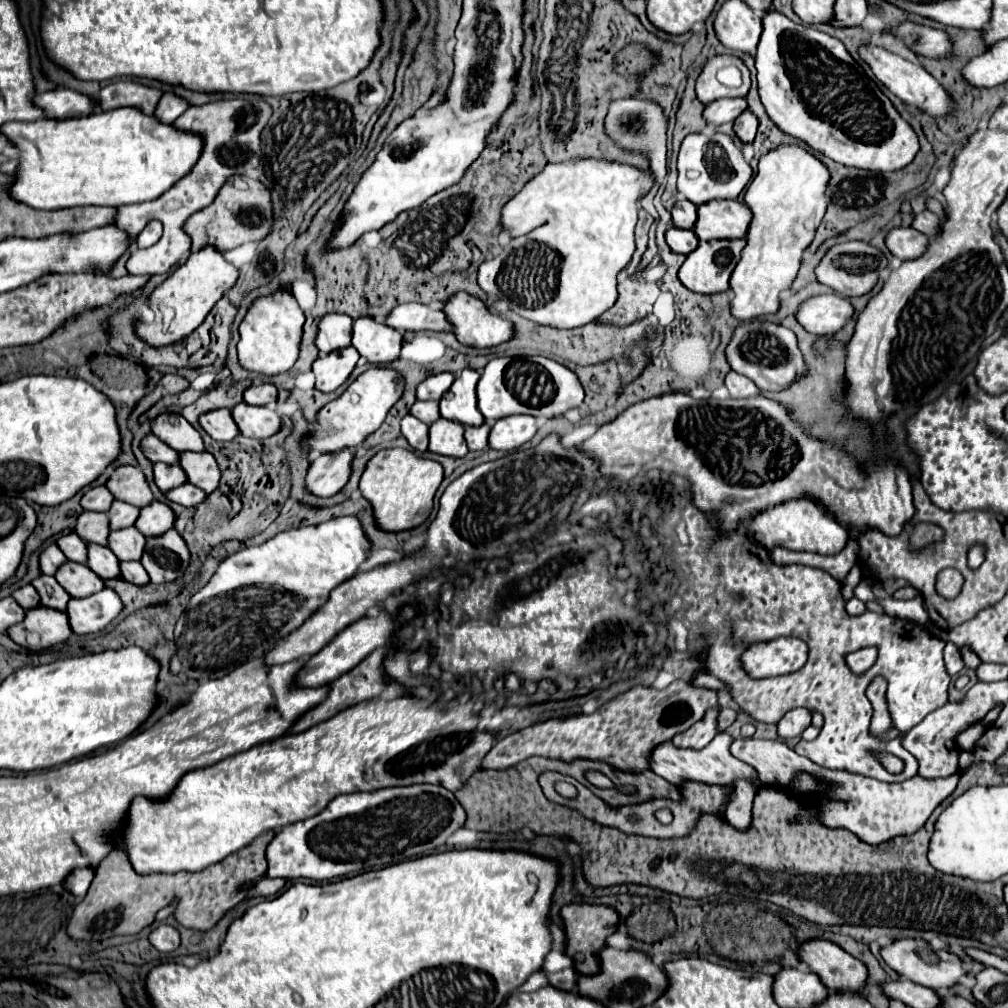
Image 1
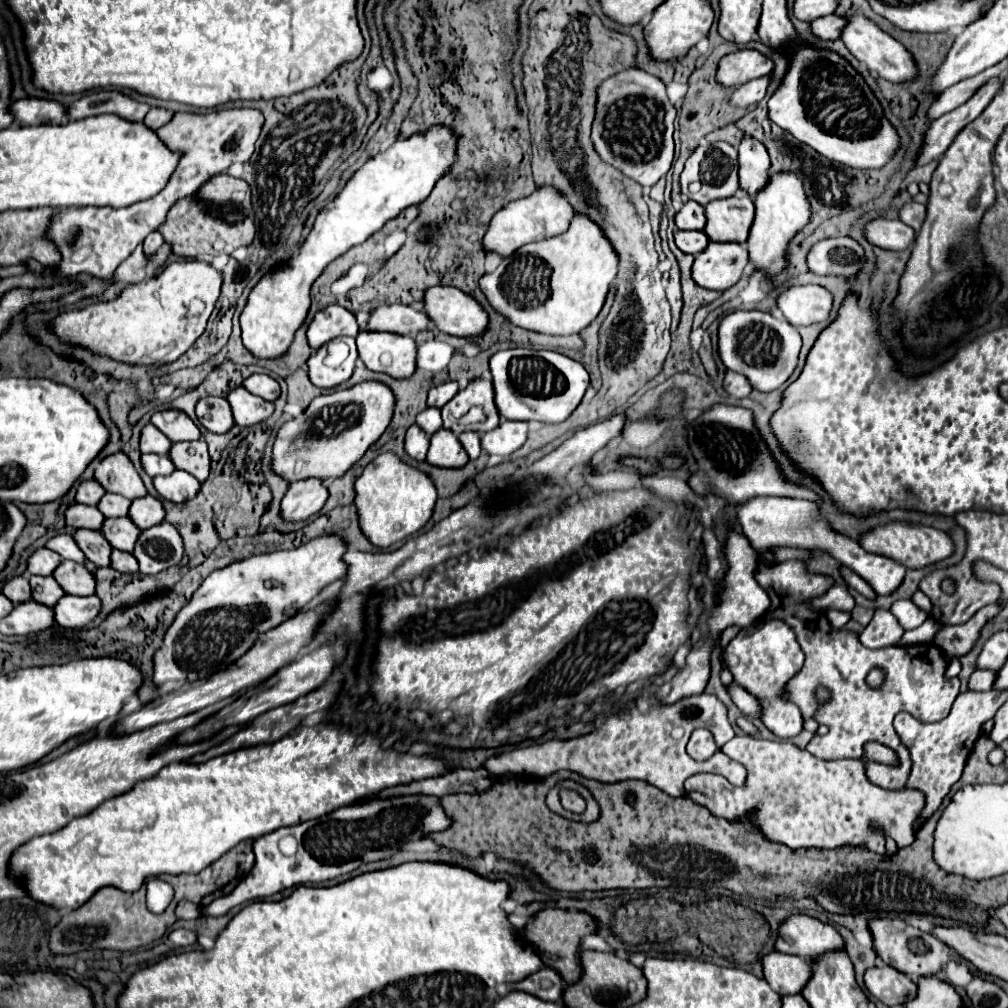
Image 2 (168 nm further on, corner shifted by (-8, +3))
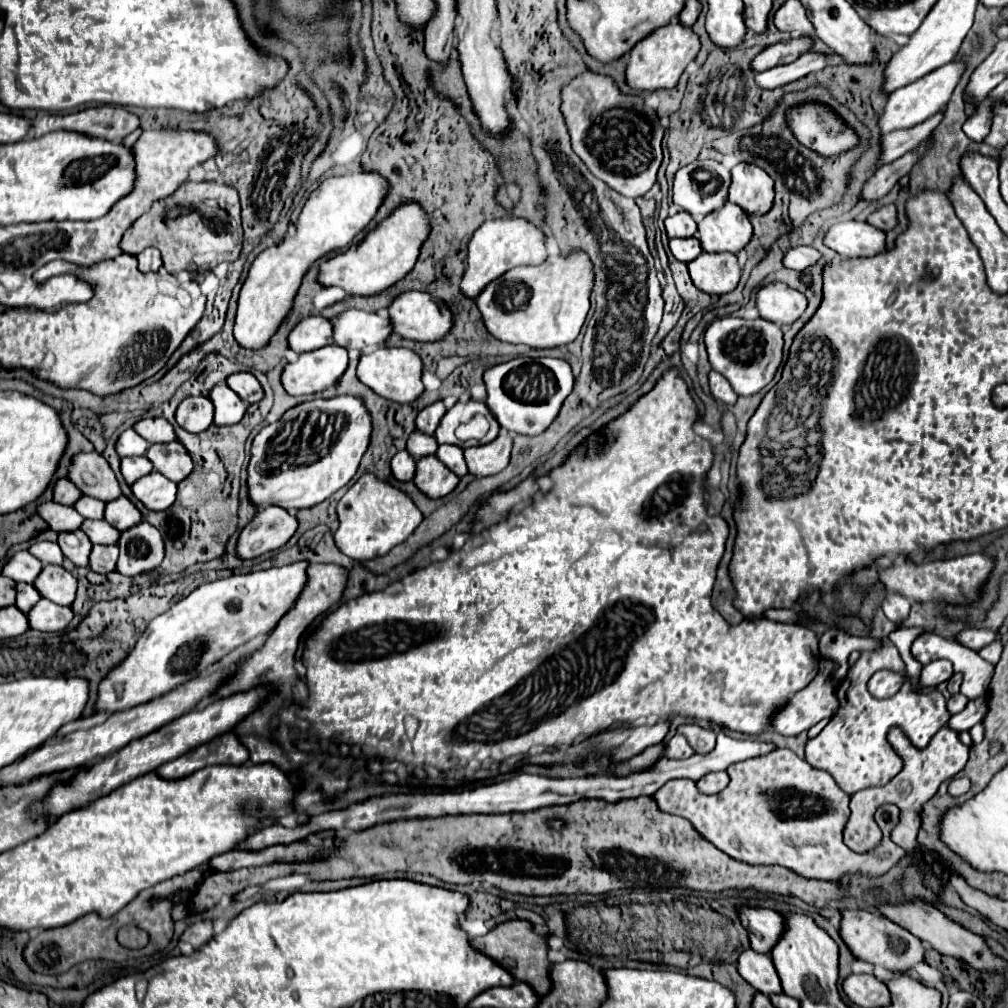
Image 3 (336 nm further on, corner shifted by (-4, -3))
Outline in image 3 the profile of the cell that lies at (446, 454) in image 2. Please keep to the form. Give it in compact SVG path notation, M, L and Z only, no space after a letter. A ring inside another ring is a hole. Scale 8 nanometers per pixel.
M432 456L416 462L414 484L428 498L444 498L458 486L458 478L450 470L444 470L444 466L440 466L440 462Z

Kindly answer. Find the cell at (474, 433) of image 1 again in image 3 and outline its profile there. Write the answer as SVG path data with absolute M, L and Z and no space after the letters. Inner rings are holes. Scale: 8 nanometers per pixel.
M442 444L442 446L438 446L438 450L436 450L436 458L448 468L448 470L452 470L458 478L462 478L466 472L468 472L468 468L464 466L464 456L462 456L462 448L458 448L458 446L448 446L448 444Z

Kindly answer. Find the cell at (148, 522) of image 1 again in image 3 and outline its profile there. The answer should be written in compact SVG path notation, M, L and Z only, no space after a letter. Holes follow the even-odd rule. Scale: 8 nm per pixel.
M118 496L116 500L106 504L104 520L112 524L116 530L128 530L136 526L136 522L142 522L142 514L126 496Z

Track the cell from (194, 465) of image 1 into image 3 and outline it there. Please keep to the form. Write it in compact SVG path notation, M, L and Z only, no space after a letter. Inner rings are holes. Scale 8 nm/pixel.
M180 442L150 444L146 458L152 462L156 472L172 482L180 482L192 472L192 458L184 450L184 446L180 446Z

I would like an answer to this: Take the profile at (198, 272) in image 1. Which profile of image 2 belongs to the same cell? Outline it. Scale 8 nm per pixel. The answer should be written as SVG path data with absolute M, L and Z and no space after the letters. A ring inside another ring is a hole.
M180 260L168 264L158 276L144 280L126 288L116 300L104 304L92 304L84 310L64 312L54 320L54 332L62 340L70 340L74 344L82 344L98 354L106 354L126 364L164 364L174 362L182 356L204 332L206 322L214 310L214 304L220 296L222 288L222 272L216 270L206 260Z

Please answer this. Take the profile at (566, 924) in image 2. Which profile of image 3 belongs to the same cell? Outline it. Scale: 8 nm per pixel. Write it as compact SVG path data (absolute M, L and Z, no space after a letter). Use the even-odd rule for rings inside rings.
M510 920L504 924L498 924L494 930L490 930L486 936L480 938L470 938L472 948L476 948L478 952L486 954L488 958L492 958L494 962L498 962L504 970L508 970L516 980L526 982L538 996L548 994L548 990L552 988L552 982L548 982L548 970L550 970L550 962L546 960L546 936L544 934L534 934L530 922L524 920ZM508 958L514 960L514 964L508 964Z

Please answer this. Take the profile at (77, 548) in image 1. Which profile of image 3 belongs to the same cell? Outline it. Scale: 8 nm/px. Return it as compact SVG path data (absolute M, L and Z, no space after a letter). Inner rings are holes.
M34 542L28 552L36 556L42 564L62 564L64 554L56 542Z

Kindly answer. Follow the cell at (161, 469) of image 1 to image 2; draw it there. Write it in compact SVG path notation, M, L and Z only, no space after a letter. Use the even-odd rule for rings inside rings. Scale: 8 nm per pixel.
M142 454L142 466L152 478L170 476L176 470L174 462L168 456L158 456L158 454Z

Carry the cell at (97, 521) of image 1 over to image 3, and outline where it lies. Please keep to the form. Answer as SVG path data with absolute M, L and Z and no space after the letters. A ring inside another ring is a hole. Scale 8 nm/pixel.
M56 502L40 504L36 508L36 514L42 520L46 520L54 532L74 532L80 528L80 522L84 522L84 518L80 518L80 514L76 514L72 506L64 506Z

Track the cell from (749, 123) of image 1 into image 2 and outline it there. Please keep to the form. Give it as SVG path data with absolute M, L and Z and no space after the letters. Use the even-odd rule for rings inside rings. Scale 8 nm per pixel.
M744 136L738 146L740 156L740 188L746 188L752 196L768 182L766 170L770 168L770 158L766 146L752 138Z

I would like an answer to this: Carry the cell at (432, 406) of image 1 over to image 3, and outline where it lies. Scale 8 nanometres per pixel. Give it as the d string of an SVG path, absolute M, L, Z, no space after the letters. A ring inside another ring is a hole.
M412 432L406 444L406 450L414 460L420 460L424 456L432 456L436 452L436 446L438 446L436 438L428 438L420 432Z

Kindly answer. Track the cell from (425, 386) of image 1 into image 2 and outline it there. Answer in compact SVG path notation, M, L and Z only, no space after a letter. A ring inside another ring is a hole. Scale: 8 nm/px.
M446 382L446 384L434 386L434 388L428 392L428 406L442 408L448 400L454 398L456 392L458 392L458 382Z

